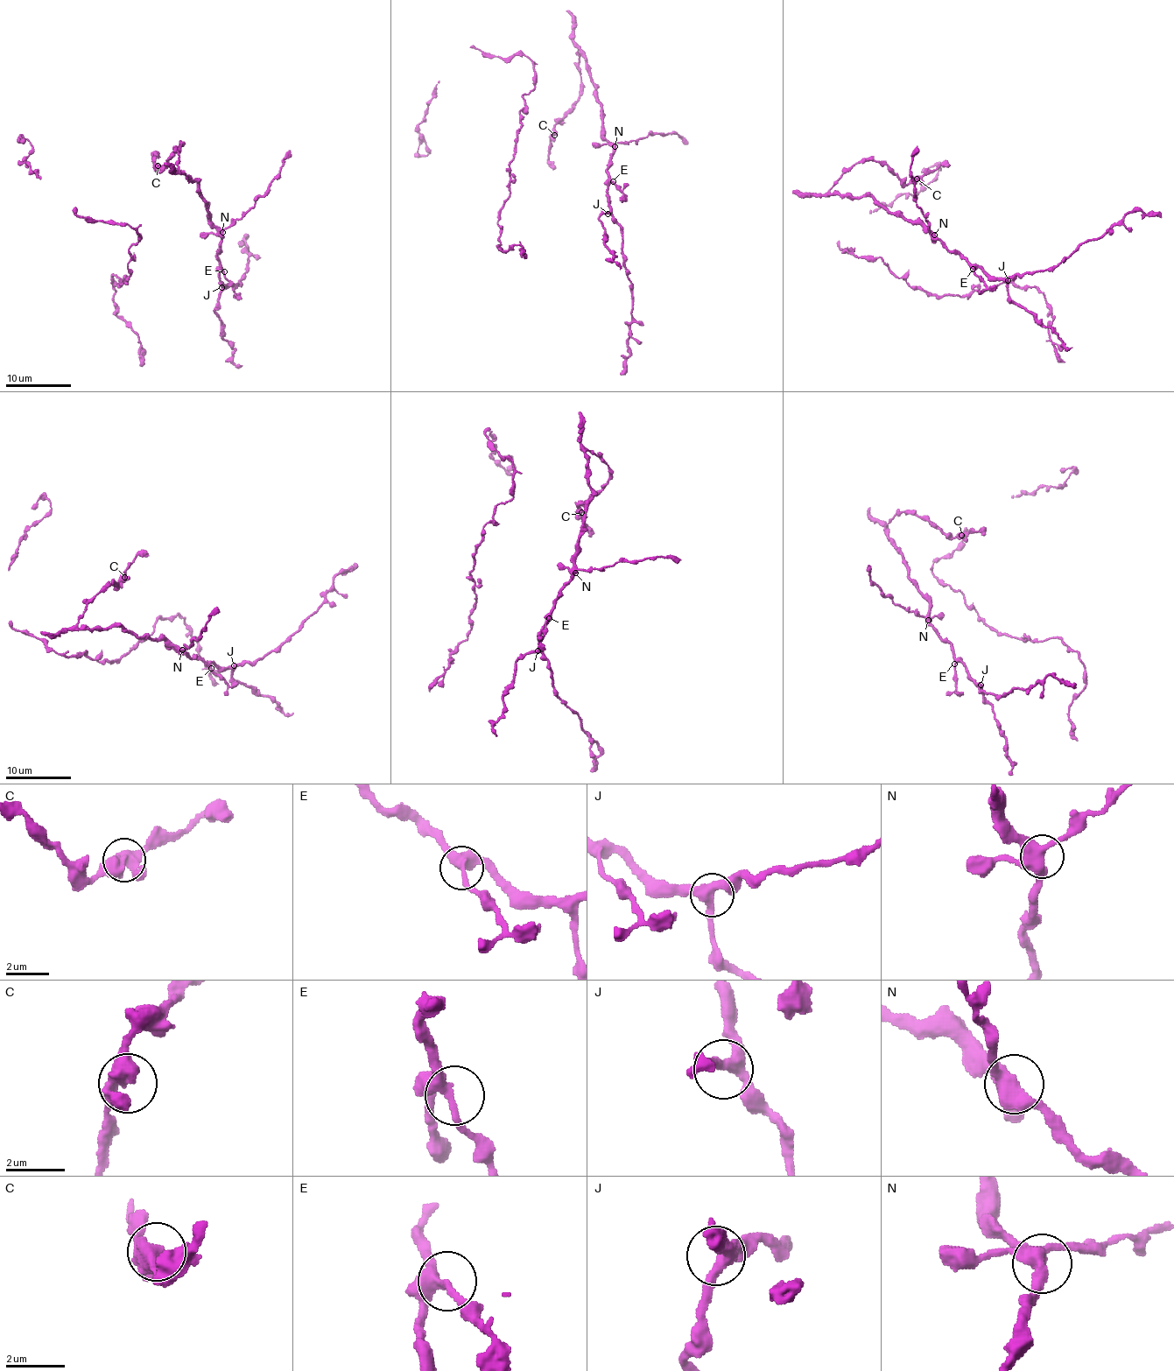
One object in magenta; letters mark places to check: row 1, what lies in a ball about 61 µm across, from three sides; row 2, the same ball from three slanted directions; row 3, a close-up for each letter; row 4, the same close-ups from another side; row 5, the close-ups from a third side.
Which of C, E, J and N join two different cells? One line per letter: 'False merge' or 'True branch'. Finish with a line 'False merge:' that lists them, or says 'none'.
C: True branch
E: True branch
J: True branch
N: True branch
False merge: none

